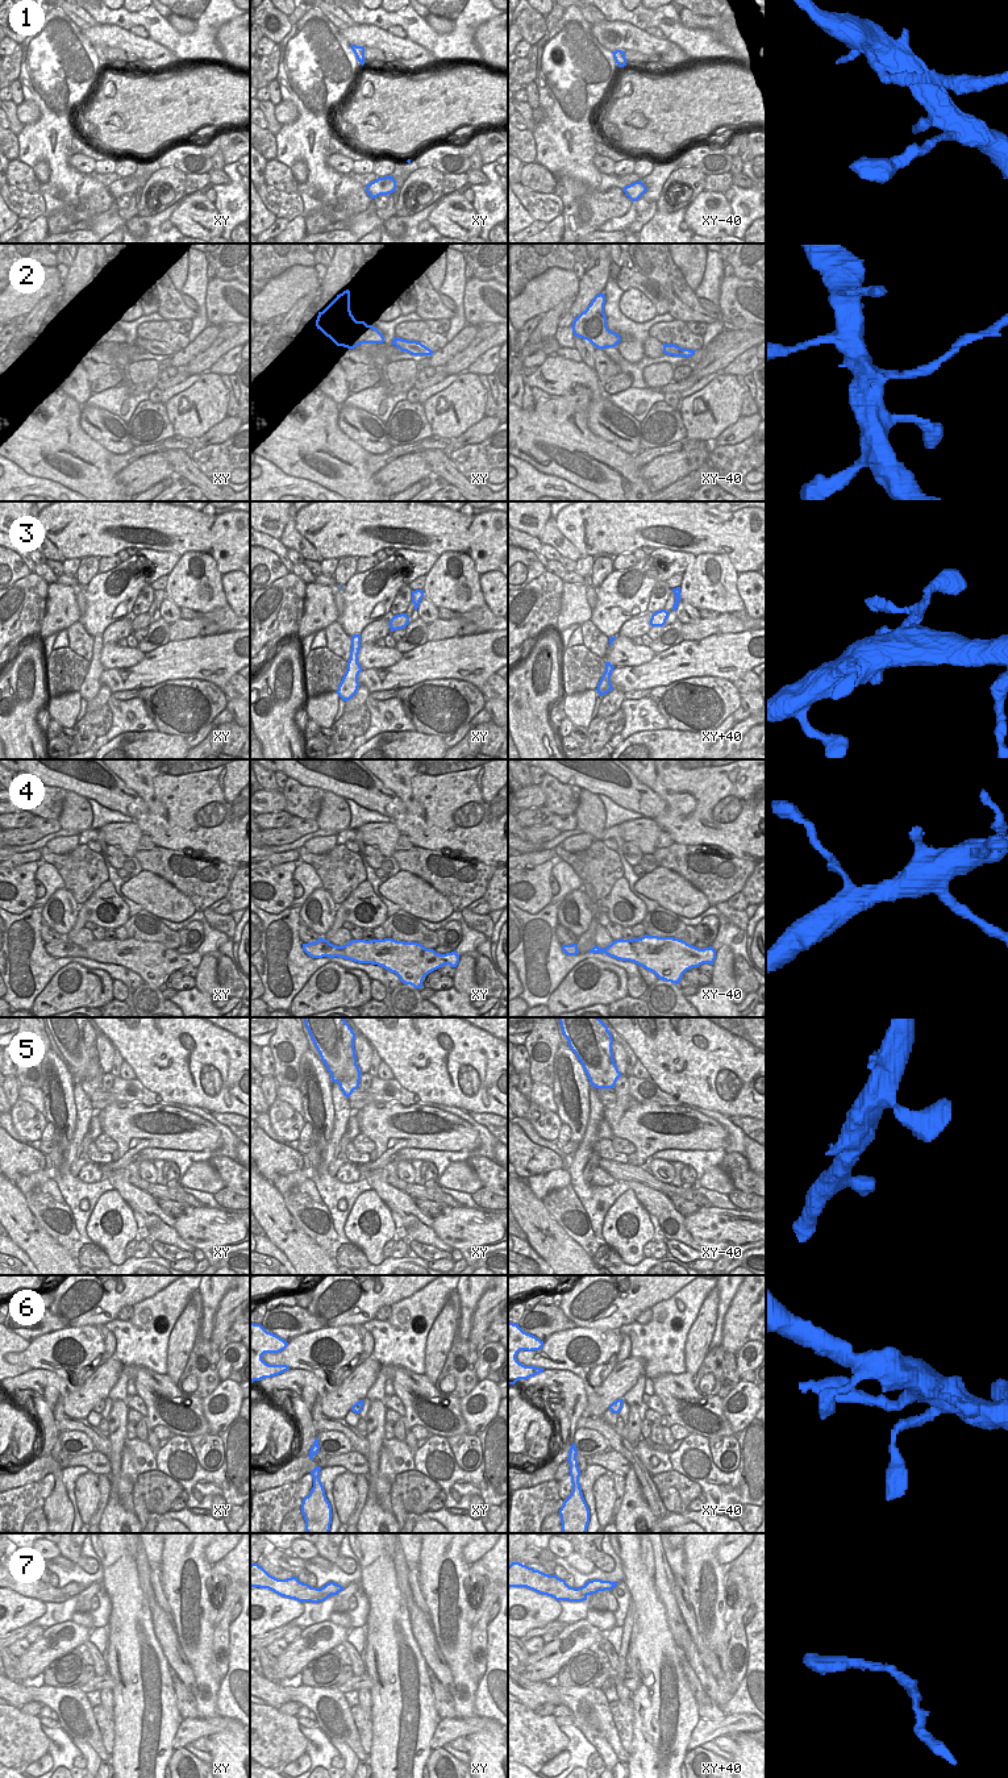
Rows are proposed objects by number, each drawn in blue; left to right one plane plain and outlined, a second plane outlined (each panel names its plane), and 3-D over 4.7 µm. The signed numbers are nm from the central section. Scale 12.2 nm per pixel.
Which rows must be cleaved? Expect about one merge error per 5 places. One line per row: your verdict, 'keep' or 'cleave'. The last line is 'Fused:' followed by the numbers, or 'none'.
1: cleave
2: cleave
3: keep
4: keep
5: keep
6: cleave
7: cleave
Fused: 1, 2, 6, 7

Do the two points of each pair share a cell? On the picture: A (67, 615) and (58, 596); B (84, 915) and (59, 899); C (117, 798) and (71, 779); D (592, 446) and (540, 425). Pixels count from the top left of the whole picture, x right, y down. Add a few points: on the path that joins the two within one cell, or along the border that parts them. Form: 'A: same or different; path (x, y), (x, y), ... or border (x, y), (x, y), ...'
A: same; path (63, 611), (61, 600)
B: different; border (80, 906), (74, 925), (63, 936)
C: same; path (105, 788), (83, 783)
D: same; path (579, 446), (565, 446), (553, 437)

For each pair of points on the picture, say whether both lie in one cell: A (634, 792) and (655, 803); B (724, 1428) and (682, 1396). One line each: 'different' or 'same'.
A: same
B: same

